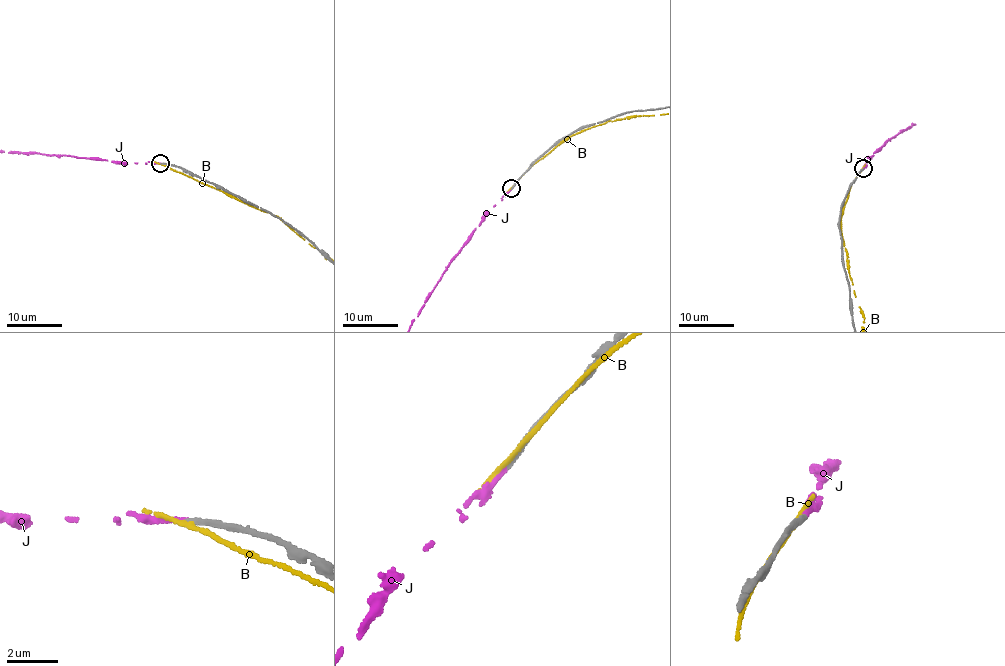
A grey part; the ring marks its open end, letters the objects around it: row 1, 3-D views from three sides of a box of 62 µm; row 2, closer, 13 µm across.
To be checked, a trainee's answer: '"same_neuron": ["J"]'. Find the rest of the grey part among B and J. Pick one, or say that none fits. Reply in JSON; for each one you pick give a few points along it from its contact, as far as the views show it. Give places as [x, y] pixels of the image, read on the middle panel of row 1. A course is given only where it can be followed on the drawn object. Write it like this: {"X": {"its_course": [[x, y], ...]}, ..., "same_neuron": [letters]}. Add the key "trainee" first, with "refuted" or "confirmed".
{"trainee": "confirmed", "same_neuron": ["J"]}

